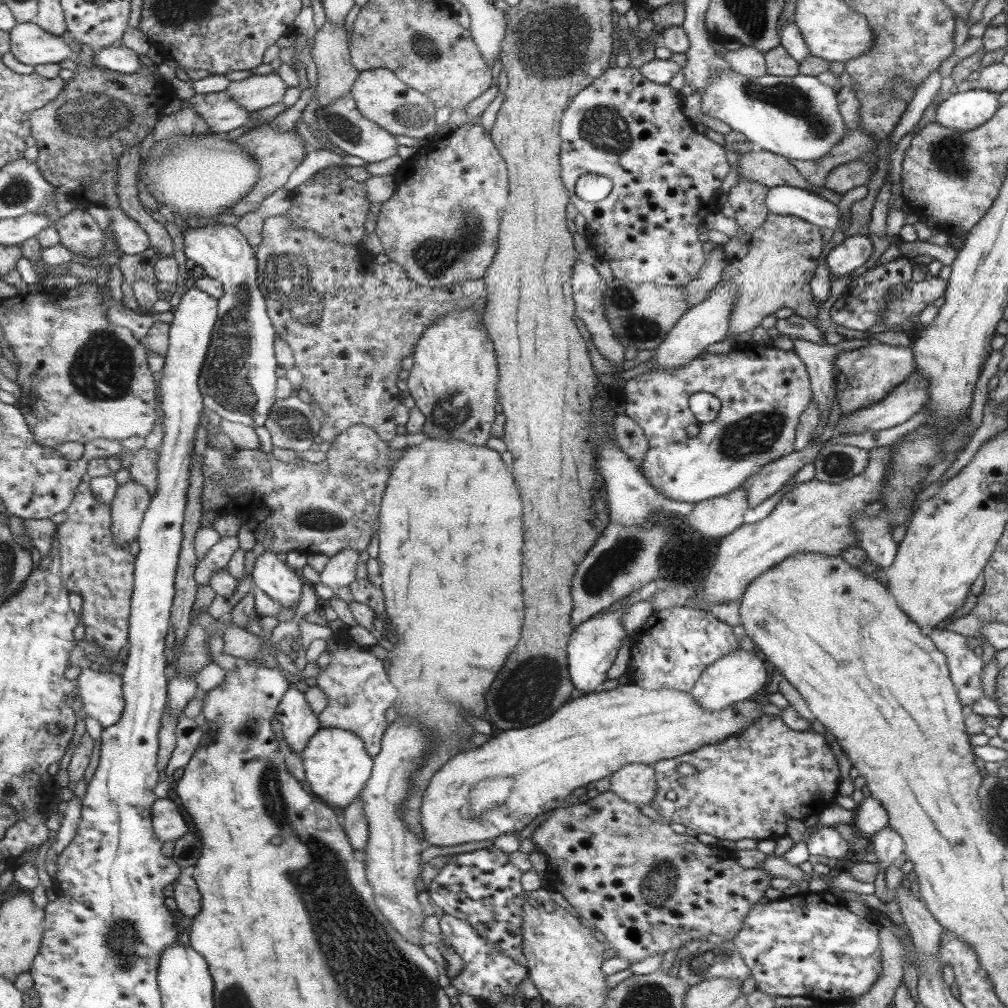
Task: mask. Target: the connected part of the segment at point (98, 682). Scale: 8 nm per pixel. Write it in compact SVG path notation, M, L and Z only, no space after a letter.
M90 667L74 681L75 695L79 696L84 712L99 720L104 729L120 723L125 715L123 675L99 672Z

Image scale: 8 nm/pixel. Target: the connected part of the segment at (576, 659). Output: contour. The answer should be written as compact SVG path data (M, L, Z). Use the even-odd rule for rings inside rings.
M629 606L615 607L615 611L609 613L598 613L593 618L576 626L569 635L568 642L568 669L572 676L572 684L583 695L599 692L599 684L605 680L605 672L609 670L617 648L623 642L625 631L619 623L620 614Z

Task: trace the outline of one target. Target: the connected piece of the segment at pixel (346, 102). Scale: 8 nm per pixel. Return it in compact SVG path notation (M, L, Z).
M349 94L336 98L327 106L315 109L315 118L317 118L318 130L331 141L334 146L342 150L345 155L356 156L366 164L371 162L381 162L385 158L391 158L397 152L397 142L393 135L377 126L374 122L363 118L354 100Z

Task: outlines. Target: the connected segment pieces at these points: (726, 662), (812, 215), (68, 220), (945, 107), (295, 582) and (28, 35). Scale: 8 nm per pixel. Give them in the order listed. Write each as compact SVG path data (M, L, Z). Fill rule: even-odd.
M738 649L737 652L722 656L711 666L702 672L696 685L690 694L696 700L701 709L709 710L709 713L720 712L736 703L749 700L755 694L766 688L767 670L763 666L763 658L757 653L751 655L747 651Z
M789 185L768 188L764 204L771 214L796 216L819 229L834 231L841 220L841 212L835 204L808 190Z
M85 208L72 210L64 217L58 218L55 228L65 249L87 259L101 258L105 250L105 234L99 222L86 212Z
M985 89L955 91L938 104L934 121L945 128L973 130L987 123L999 105L998 94Z
M265 550L255 559L250 576L254 585L279 606L296 608L301 596L301 580L270 550Z
M17 22L10 34L12 54L23 64L36 67L75 58L63 35L51 34L36 22Z

